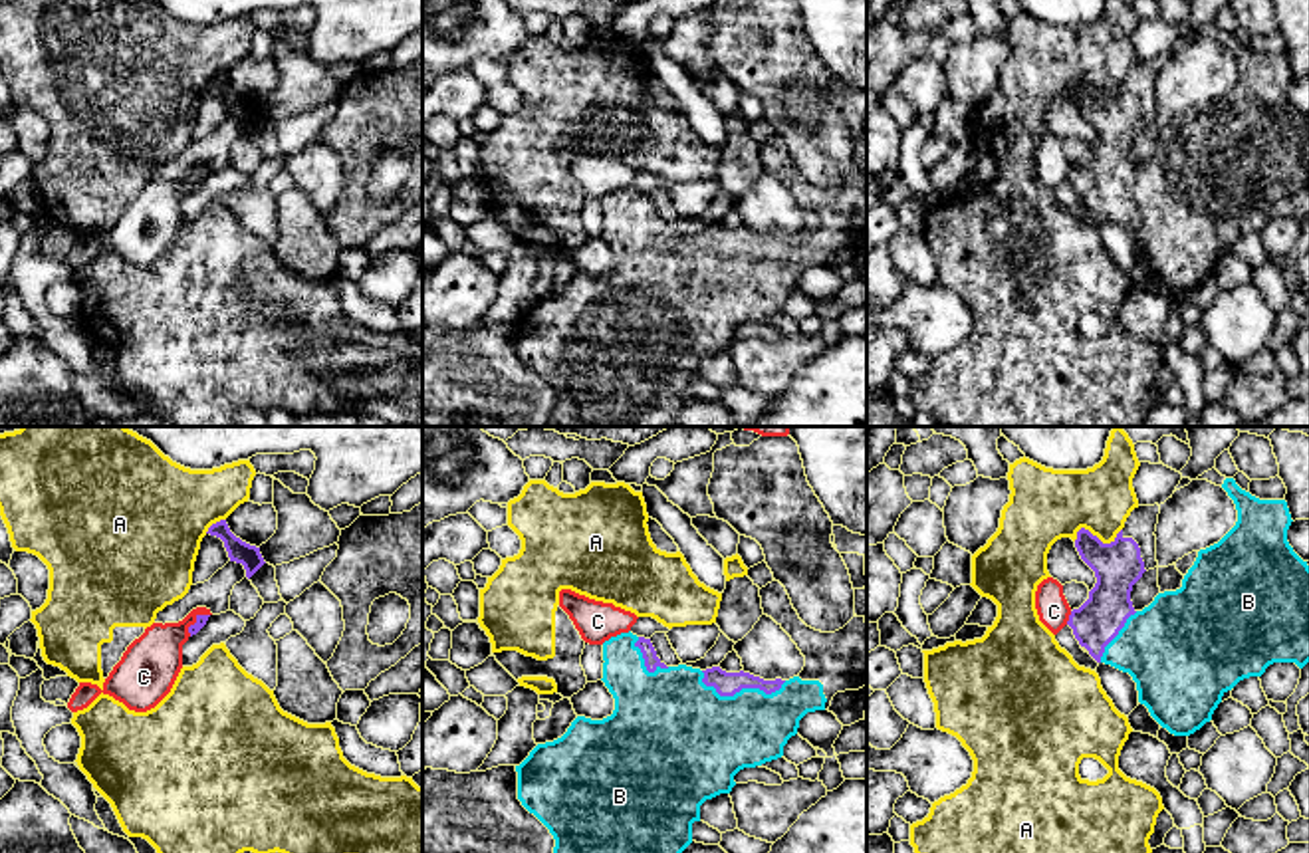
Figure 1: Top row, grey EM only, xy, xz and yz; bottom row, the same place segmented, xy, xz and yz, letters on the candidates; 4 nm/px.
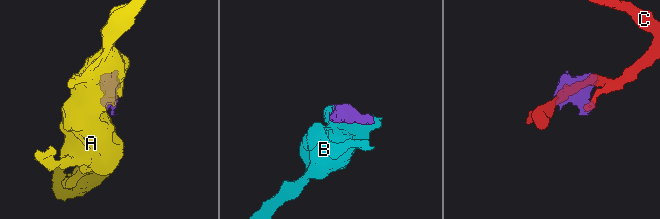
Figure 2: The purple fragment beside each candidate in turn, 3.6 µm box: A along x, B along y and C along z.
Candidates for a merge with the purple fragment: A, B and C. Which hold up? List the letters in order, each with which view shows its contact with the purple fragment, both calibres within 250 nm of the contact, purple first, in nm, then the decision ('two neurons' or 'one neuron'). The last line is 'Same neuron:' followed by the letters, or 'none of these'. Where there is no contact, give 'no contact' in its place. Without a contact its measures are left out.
A: contact in yz; calibres 200 and 300 nm; two neurons
B: contact in xz; calibres 100 and 380 nm; one neuron
C: contact in yz; calibres 190 and 130 nm; two neurons
Same neuron: B

